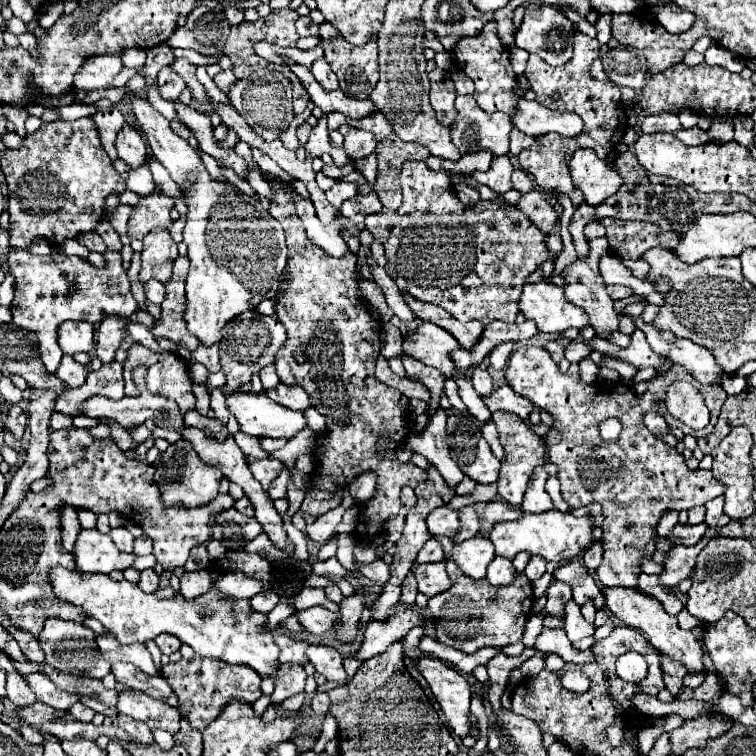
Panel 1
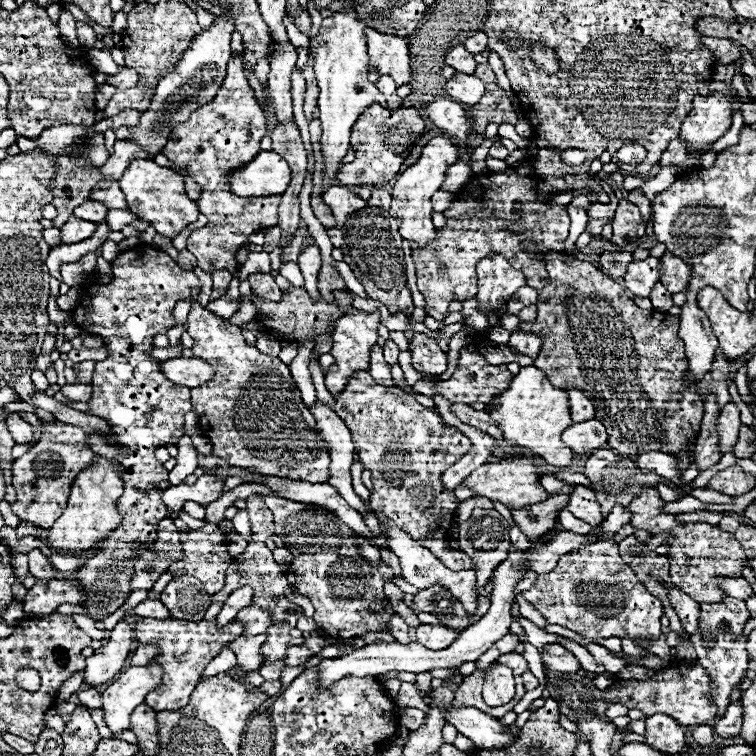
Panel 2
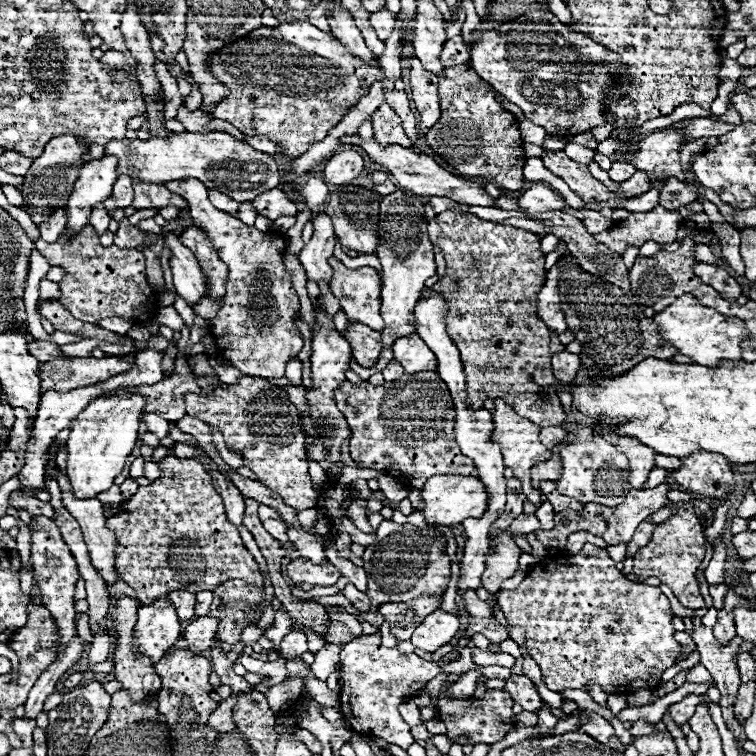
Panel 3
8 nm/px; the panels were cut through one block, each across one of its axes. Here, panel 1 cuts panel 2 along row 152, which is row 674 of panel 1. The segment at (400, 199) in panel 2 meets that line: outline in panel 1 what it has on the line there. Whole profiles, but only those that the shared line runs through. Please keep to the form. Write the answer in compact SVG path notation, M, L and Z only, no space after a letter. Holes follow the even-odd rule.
M420 656L416 660L416 668L428 682L434 698L438 700L444 716L448 718L452 732L458 738L468 736L472 688L466 678L452 670L446 662L432 656Z

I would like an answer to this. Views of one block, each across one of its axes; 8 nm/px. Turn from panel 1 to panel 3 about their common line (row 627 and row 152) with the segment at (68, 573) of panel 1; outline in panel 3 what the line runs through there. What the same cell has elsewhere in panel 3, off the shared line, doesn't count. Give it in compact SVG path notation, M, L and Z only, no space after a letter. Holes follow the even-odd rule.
M168 132L168 136L150 136L148 140L110 140L104 146L104 156L118 158L118 174L128 174L146 184L198 178L206 188L218 190L236 202L254 200L264 190L280 184L280 172L272 154L258 152L226 132Z

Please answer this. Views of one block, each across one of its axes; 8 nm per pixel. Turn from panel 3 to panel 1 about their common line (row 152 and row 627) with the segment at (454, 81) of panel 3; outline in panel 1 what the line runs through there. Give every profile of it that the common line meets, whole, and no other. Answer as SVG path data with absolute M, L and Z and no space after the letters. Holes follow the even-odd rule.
M448 558L446 564L452 588L432 596L428 602L428 610L434 616L434 626L438 632L438 642L472 654L484 646L508 646L522 640L522 632L534 604L532 582L522 574L514 584L496 588L488 584L486 578L474 580L466 576L452 558Z

